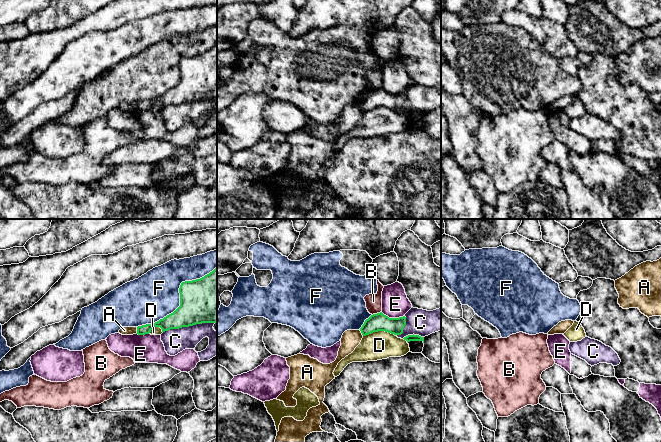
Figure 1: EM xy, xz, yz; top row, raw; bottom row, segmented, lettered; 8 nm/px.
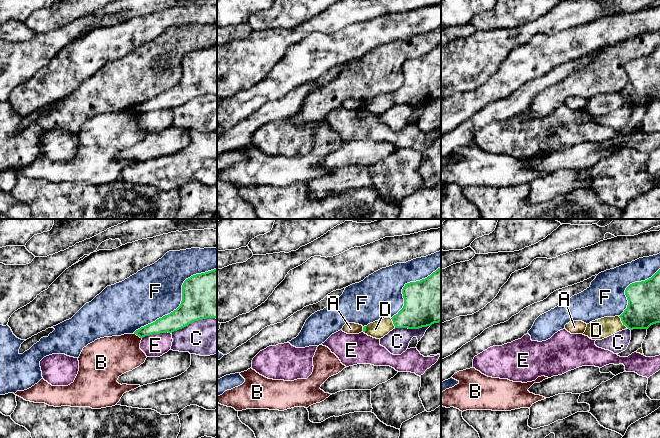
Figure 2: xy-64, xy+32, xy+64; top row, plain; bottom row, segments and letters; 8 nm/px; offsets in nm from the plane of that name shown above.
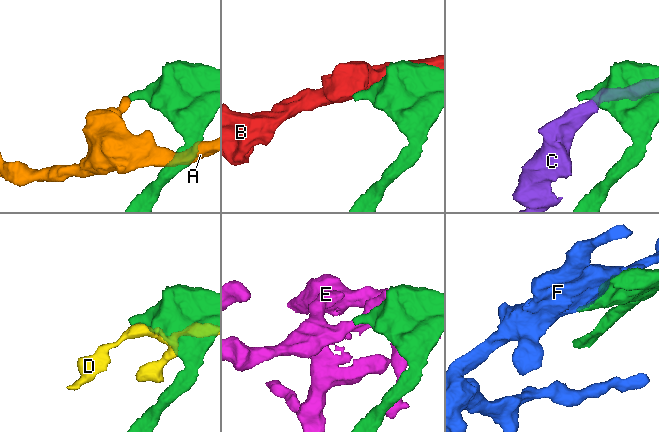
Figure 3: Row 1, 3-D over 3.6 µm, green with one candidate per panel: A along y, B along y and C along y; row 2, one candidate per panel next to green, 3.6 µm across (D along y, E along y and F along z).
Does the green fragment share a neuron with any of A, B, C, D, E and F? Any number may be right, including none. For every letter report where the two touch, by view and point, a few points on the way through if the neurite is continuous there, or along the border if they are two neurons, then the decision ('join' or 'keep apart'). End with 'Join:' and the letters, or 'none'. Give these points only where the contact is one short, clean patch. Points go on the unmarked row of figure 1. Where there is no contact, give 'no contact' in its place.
A: meets green in xy at (137, 106); border along xy (137, 103), (135, 109); keep apart
B: meets green in xz at (377, 89); border along xz (380, 87), (372, 91); keep apart
C: meets green in xy at (188, 102); keep apart
D: meets green in xz at (378, 106); border along xz (394, 110), (384, 107), (373, 107), (363, 112); keep apart
E: meets green in xz at (393, 94); keep apart
F: meets green in xy at (180, 74); keep apart
Join: none

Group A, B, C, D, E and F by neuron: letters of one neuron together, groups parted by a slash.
A / B / C / D / E / F

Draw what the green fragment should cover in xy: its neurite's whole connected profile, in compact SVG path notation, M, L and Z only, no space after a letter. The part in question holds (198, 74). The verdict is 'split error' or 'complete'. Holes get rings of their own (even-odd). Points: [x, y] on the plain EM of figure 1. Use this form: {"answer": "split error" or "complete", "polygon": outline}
{"answer": "complete", "polygon": "M217 44L200 55L182 58L179 69L180 82L173 89L153 100L138 102L136 110L149 110L155 103L165 108L217 98Z"}

